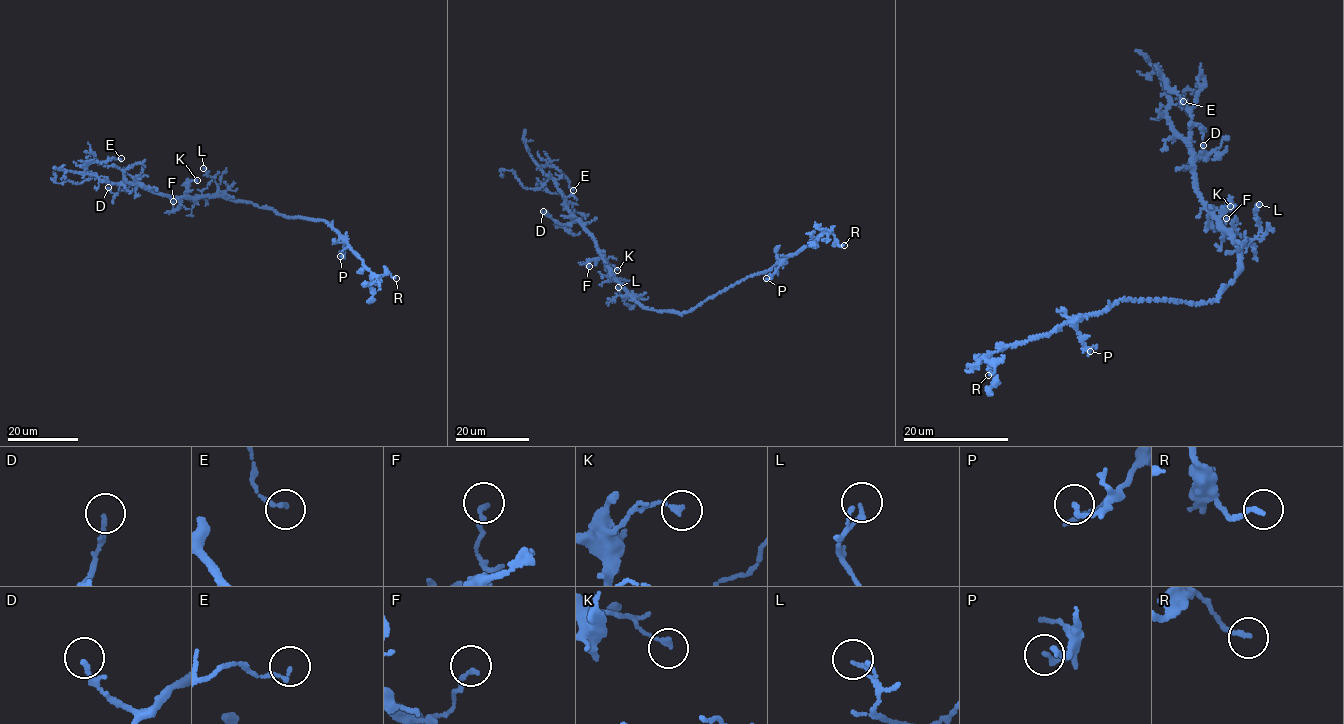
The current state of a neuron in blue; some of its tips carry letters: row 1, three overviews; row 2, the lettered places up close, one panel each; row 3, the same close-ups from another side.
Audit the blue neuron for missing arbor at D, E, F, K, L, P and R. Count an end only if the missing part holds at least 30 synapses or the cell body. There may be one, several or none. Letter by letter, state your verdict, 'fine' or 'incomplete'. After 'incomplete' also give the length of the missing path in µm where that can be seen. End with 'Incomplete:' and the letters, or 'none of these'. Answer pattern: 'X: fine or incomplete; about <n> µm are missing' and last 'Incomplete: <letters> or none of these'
D: fine
E: fine
F: fine
K: fine
L: fine
P: fine
R: fine
Incomplete: none of these

